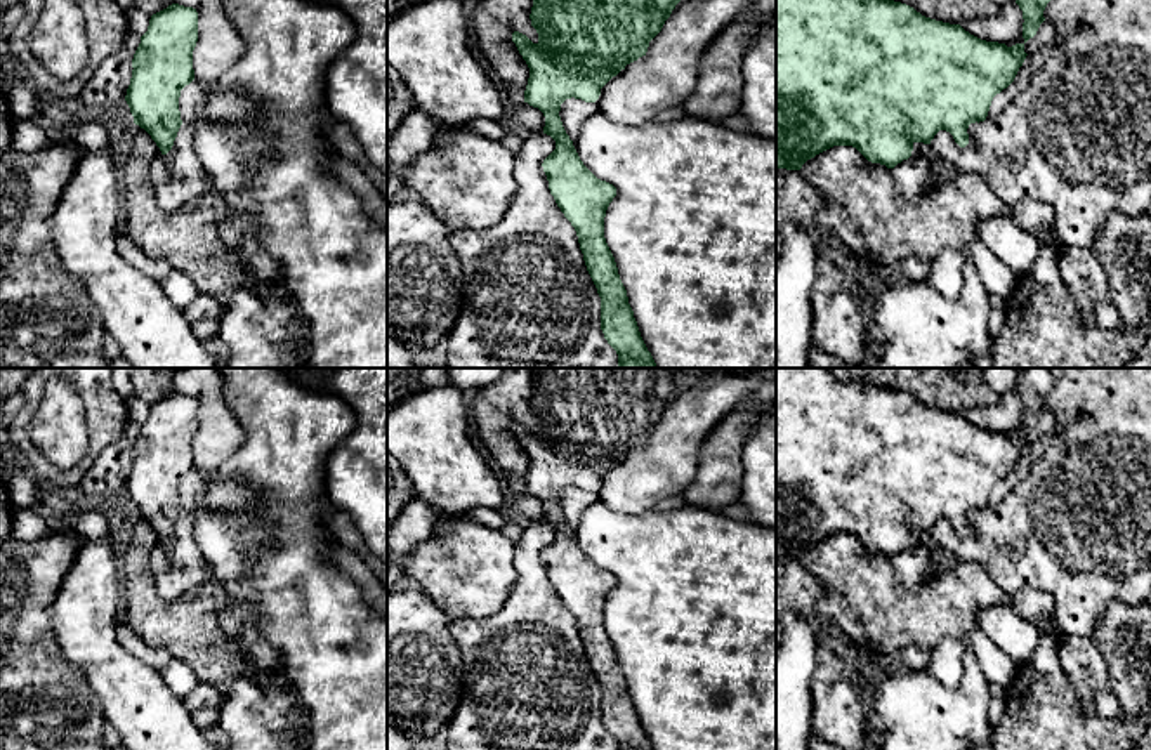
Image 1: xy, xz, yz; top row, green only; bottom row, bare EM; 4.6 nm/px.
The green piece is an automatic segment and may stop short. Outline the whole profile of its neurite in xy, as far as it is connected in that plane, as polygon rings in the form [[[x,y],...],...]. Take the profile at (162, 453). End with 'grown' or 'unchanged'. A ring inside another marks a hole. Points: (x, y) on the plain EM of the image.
[[[172,392],[151,405],[132,448],[125,490],[134,512],[151,524],[161,543],[172,538],[182,514],[179,486],[194,469],[196,431],[196,398]]]; unchanged

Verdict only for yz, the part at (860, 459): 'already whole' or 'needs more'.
already whole

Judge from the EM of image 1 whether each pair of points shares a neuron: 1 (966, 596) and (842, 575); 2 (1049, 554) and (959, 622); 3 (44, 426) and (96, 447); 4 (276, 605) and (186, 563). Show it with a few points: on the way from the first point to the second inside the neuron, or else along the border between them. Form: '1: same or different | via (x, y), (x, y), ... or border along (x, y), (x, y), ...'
1: same | via (934, 601), (879, 601), (874, 596)
2: different | border along (969, 563), (978, 563), (1011, 598)
3: different | border along (84, 403), (87, 452), (72, 467), (59, 469)
4: different | border along (195, 544), (212, 578)

